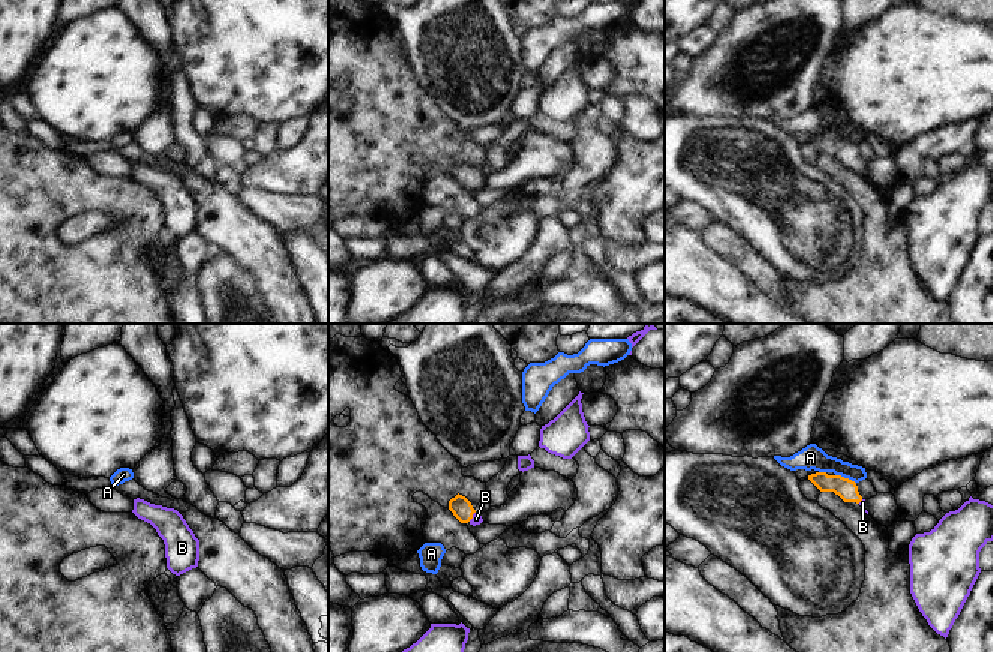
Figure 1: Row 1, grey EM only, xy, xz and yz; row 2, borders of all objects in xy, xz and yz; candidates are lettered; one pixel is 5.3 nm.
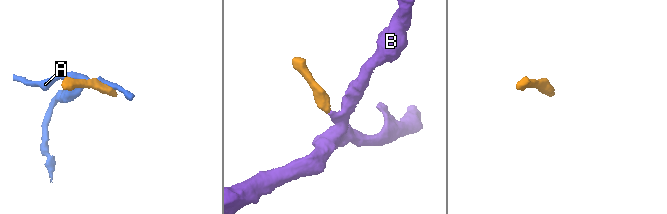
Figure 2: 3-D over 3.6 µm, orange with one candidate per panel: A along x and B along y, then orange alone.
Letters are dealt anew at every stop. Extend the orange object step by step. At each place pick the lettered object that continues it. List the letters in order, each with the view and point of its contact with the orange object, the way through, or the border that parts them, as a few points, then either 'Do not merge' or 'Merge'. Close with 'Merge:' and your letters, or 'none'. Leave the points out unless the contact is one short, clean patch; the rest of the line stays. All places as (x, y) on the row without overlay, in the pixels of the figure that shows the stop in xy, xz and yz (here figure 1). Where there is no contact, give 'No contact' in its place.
A: Touches orange at yz (846, 143). Boundary: yz (836, 138), (855, 147). Do not merge
B: Touches orange at xz (471, 180). Path across: xz (459, 170), (471, 180), (476, 183). Merge
Merge: B.

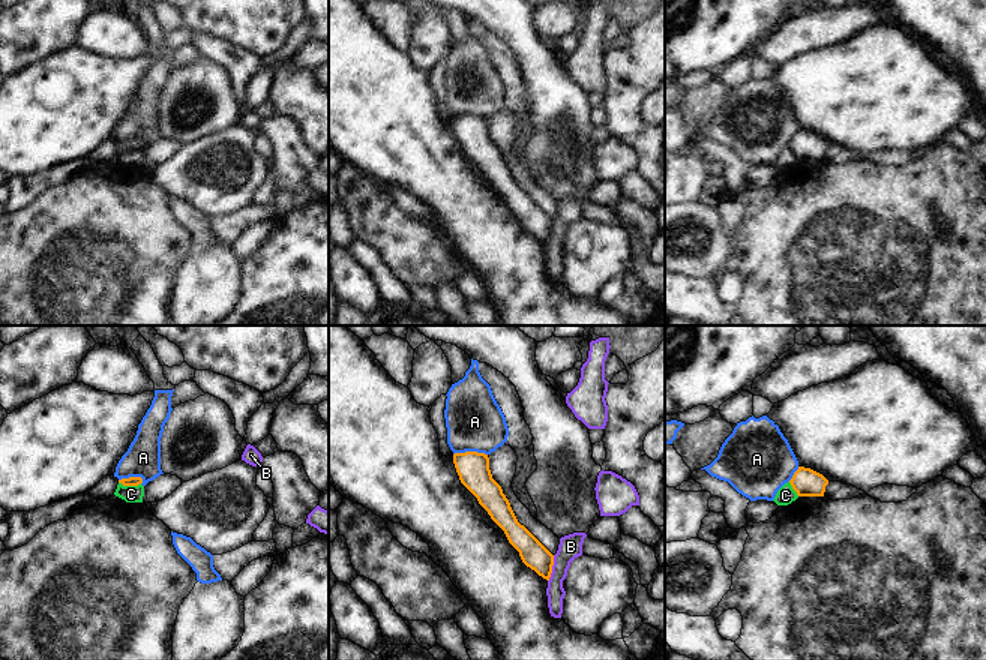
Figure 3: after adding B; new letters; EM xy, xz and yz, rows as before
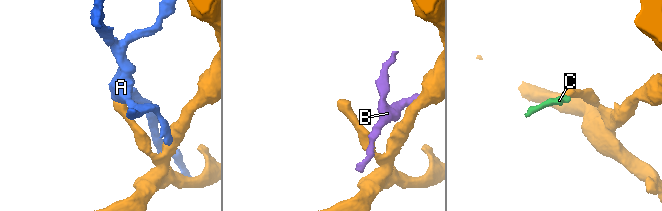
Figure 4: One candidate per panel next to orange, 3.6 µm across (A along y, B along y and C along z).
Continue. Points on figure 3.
A: Touches orange at xz (470, 116). Boundary: xz (486, 117), (456, 116), (453, 119). Do not merge
B: Touches orange at xz (551, 233). Boundary: xz (554, 219), (548, 245). Do not merge
C: Touches orange at xy (129, 149). Boundary: xy (119, 146), (123, 149), (140, 149). Do not merge
Merge: none.

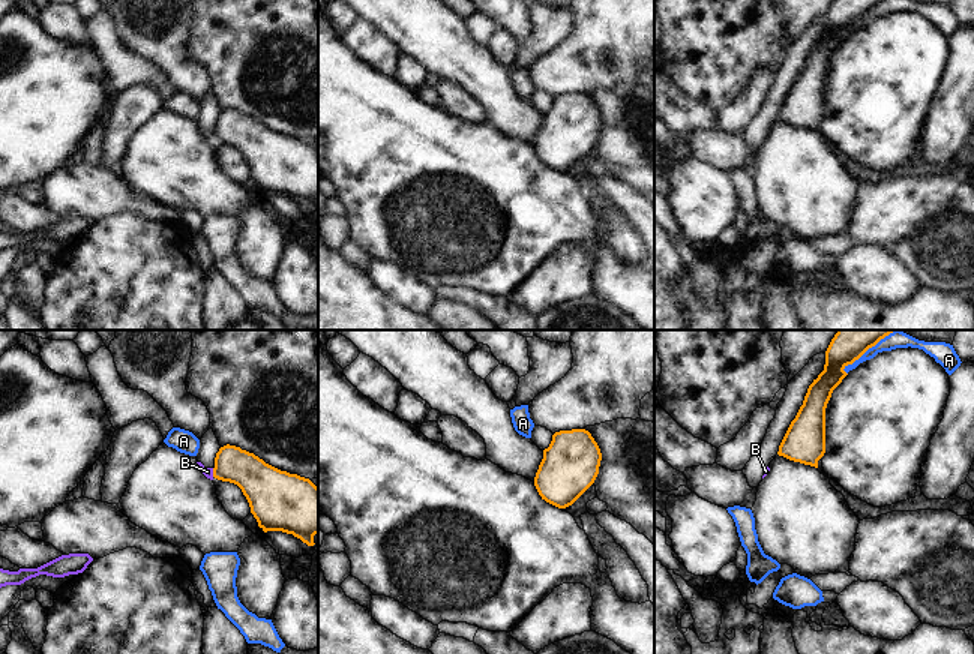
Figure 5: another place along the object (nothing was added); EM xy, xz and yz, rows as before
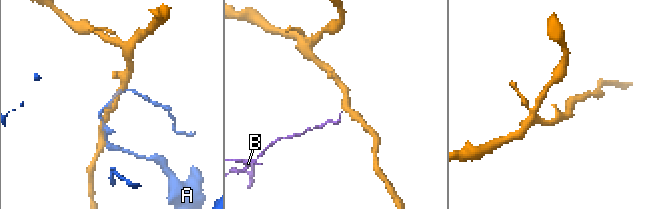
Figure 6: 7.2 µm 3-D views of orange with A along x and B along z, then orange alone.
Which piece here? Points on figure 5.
A: Touches orange at yz (863, 17). Do not merge
B: Touches orange at xy (213, 137). Boundary: xy (212, 132), (213, 140). Do not merge
Merge: none.

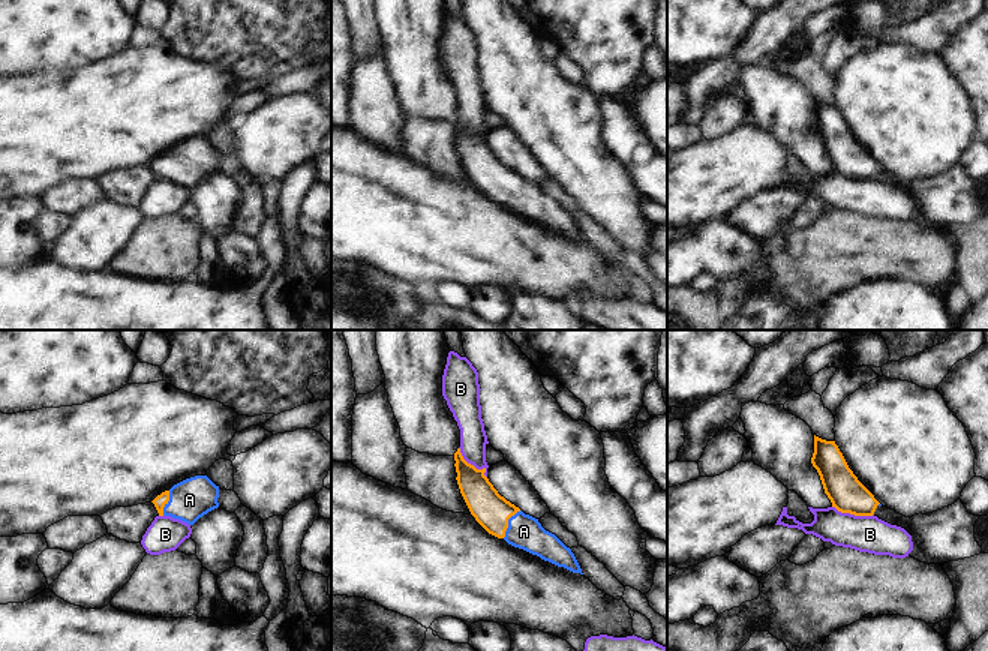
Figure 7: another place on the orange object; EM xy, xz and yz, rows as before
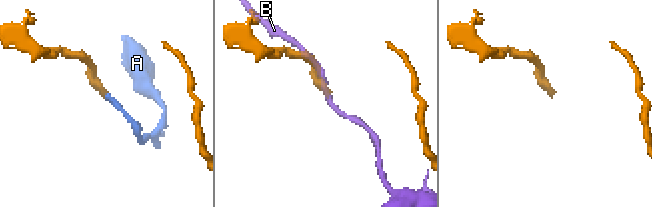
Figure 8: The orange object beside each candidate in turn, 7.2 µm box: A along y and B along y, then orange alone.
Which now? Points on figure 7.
A: Touches orange at xz (507, 186). Path across: xz (491, 174), (507, 186), (523, 195). Merge
B: Touches orange at xz (473, 129). Do not merge
Merge: A.

